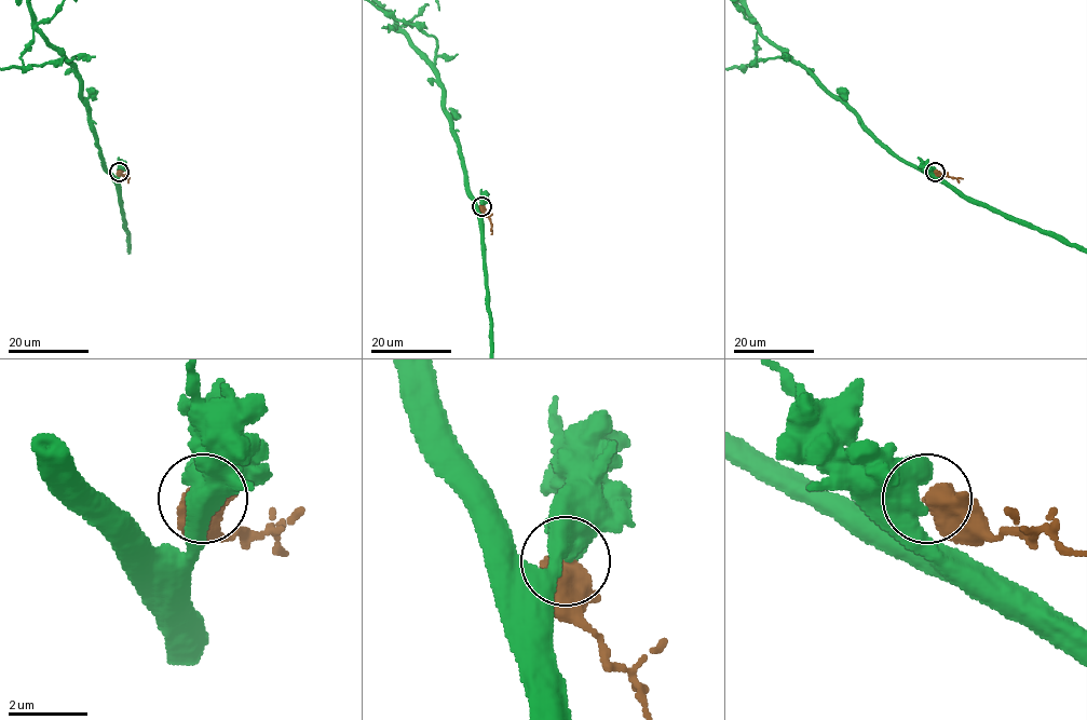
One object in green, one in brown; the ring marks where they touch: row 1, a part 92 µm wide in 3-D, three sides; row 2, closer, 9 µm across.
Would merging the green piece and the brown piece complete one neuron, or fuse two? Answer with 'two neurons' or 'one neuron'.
two neurons

